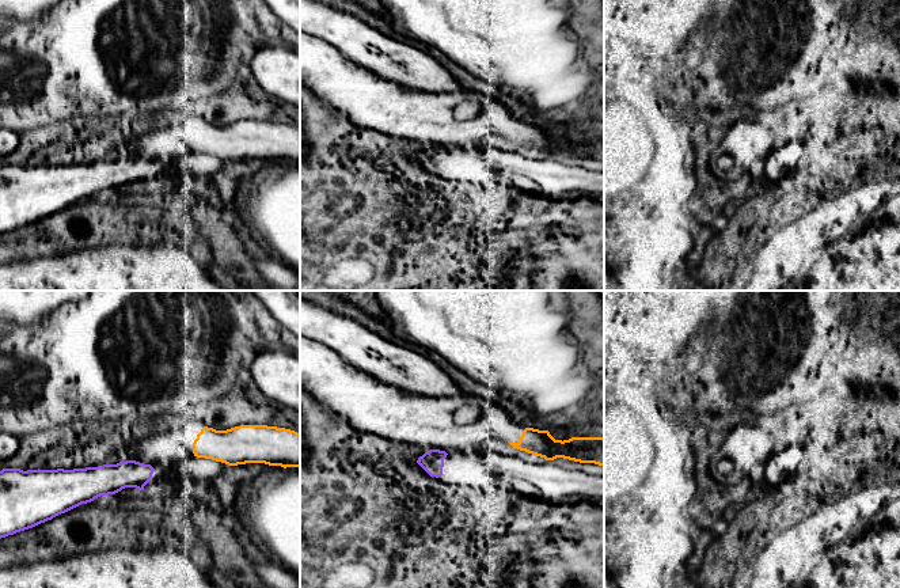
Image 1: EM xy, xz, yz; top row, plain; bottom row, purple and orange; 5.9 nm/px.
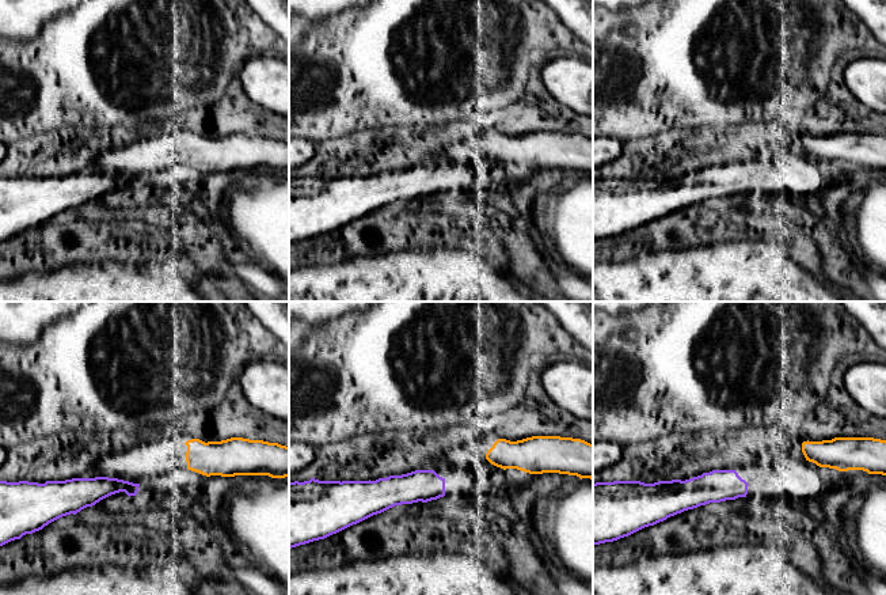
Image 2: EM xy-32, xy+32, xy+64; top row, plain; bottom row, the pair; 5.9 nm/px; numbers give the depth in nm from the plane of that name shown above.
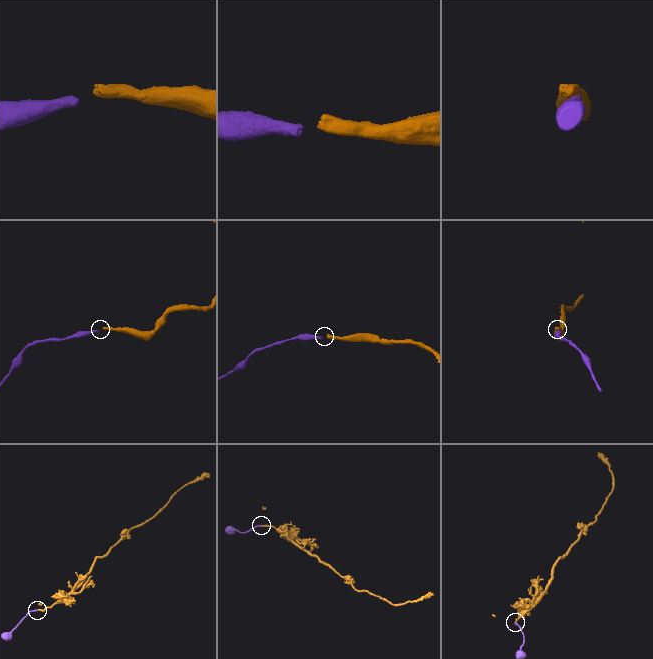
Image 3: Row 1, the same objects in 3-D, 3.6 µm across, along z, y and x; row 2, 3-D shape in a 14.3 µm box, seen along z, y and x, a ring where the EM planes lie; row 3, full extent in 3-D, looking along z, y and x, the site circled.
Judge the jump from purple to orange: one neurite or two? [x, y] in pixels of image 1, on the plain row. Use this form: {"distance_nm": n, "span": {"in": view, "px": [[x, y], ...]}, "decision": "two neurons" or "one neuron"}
{"distance_nm": 260, "span": {"in": "xy", "px": [[154, 164], [193, 148]]}, "decision": "two neurons"}

